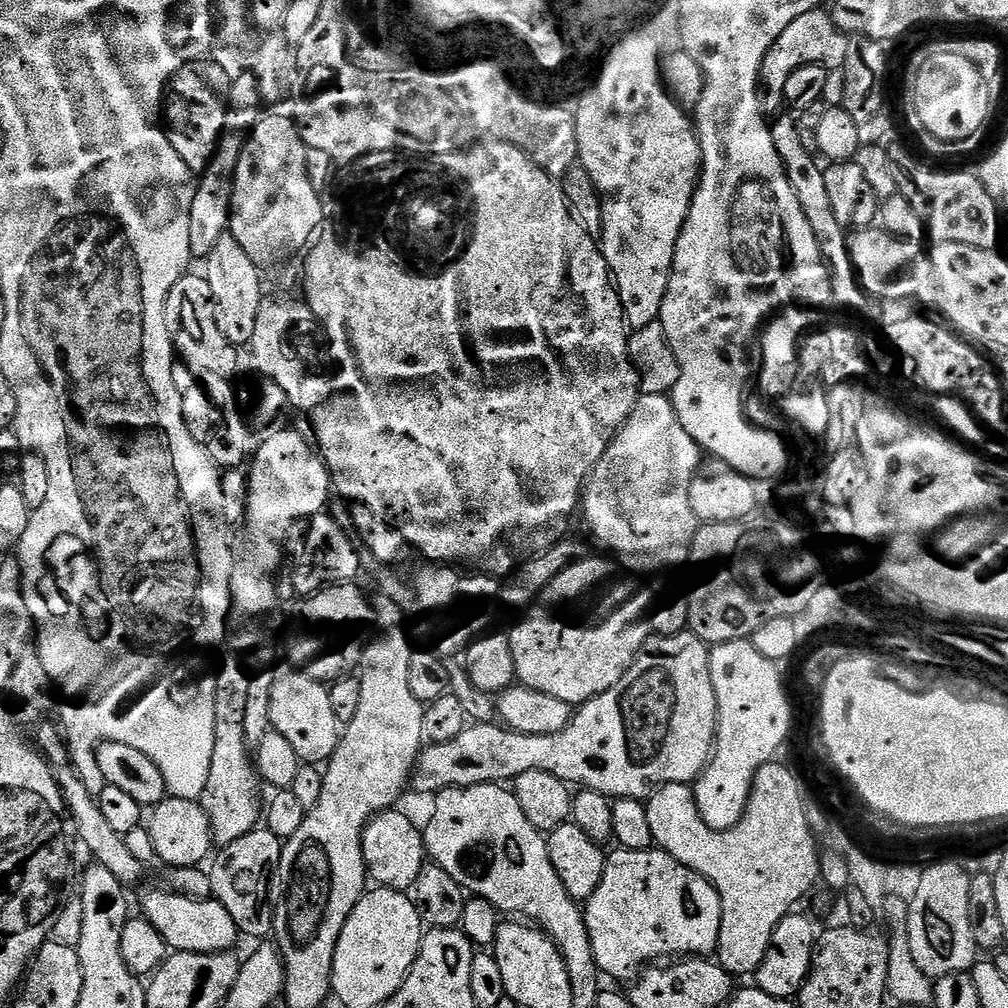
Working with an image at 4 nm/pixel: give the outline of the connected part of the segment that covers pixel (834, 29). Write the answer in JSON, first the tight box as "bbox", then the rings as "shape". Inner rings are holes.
{"bbox":[760,8,850,114],"shape":[[[815,8],[810,10],[810,14],[802,14],[802,18],[794,18],[794,22],[790,22],[790,26],[786,26],[786,30],[782,30],[778,42],[774,42],[774,46],[770,46],[770,50],[762,62],[760,90],[765,113],[776,114],[785,107],[786,81],[790,79],[790,74],[794,74],[794,70],[802,70],[802,66],[811,64],[821,64],[822,67],[829,70],[844,68],[850,55],[848,41],[850,41],[849,34],[835,24],[833,13],[824,8]]]}

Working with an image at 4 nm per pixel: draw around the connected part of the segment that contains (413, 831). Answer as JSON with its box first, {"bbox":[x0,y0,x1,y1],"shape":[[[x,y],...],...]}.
{"bbox":[364,810,426,892],"shape":[[[389,810],[373,816],[372,821],[364,827],[364,864],[368,868],[368,875],[379,887],[393,888],[396,892],[408,892],[415,889],[418,874],[422,874],[426,863],[426,849],[423,831],[401,810]]]}

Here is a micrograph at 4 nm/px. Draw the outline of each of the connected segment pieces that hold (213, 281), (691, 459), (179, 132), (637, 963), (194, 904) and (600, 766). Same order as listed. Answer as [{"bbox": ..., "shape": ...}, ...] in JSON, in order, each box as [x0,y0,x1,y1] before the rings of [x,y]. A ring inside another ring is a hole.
[{"bbox":[206,234,266,346],"shape":[[[225,234],[218,238],[214,250],[206,257],[208,272],[206,279],[210,282],[210,290],[214,293],[218,330],[222,330],[222,338],[226,338],[237,346],[251,345],[254,338],[254,326],[258,319],[258,306],[266,299],[266,292],[260,285],[261,269],[252,261],[250,254],[238,246],[238,238]]]},{"bbox":[582,395,702,576],"shape":[[[641,395],[640,401],[634,406],[634,410],[630,414],[630,418],[620,428],[614,439],[610,442],[610,446],[606,450],[606,454],[602,454],[602,458],[596,464],[591,476],[588,477],[588,483],[585,484],[582,493],[582,516],[584,512],[584,524],[592,531],[592,536],[604,548],[609,548],[613,552],[613,557],[620,556],[619,563],[629,568],[627,571],[632,574],[644,576],[656,576],[659,572],[668,572],[671,568],[685,567],[688,564],[688,555],[692,549],[692,543],[696,537],[696,529],[698,521],[694,510],[690,510],[690,482],[696,477],[696,473],[702,467],[702,450],[694,442],[694,438],[690,438],[690,434],[686,434],[686,430],[682,426],[682,422],[678,422],[678,414],[674,410],[671,399],[668,396],[646,396]]]},{"bbox":[166,58,233,174],"shape":[[[212,58],[194,60],[184,64],[174,74],[166,93],[166,131],[168,141],[178,150],[178,158],[186,162],[193,174],[203,174],[208,163],[214,158],[220,137],[224,134],[228,95],[232,89],[233,77]]]},{"bbox":[582,846,722,982],"shape":[[[655,846],[646,850],[617,847],[615,851],[607,853],[602,882],[598,882],[598,890],[594,890],[594,894],[582,908],[594,962],[600,967],[601,973],[607,979],[609,976],[612,980],[631,982],[646,966],[665,958],[711,957],[718,946],[722,902],[718,890],[714,890],[710,881],[682,866],[682,862],[670,858],[670,854],[661,852]]]},{"bbox":[142,888,238,956],"shape":[[[161,888],[145,894],[142,916],[150,921],[154,930],[158,930],[158,934],[162,934],[169,949],[203,956],[235,949],[238,933],[234,918],[226,914],[226,906],[222,906],[215,898],[196,900],[193,896],[182,896],[179,892]]]},{"bbox":[410,630,718,801],"shape":[[[685,630],[681,636],[657,636],[653,635],[644,643],[644,647],[640,650],[635,662],[622,679],[620,679],[613,688],[606,690],[600,696],[595,696],[592,700],[588,700],[585,704],[579,705],[575,709],[573,718],[567,727],[558,734],[550,736],[531,736],[530,734],[522,734],[521,732],[513,732],[506,726],[499,723],[491,724],[473,723],[465,728],[462,734],[458,734],[458,738],[454,738],[454,742],[446,742],[445,744],[434,744],[425,747],[421,751],[420,759],[416,765],[416,771],[412,774],[410,781],[411,787],[417,788],[420,792],[432,792],[431,794],[439,794],[445,792],[448,788],[469,788],[470,786],[478,786],[479,784],[498,784],[503,785],[505,782],[514,782],[522,774],[530,774],[530,770],[538,770],[542,774],[550,774],[554,778],[558,778],[564,784],[575,786],[580,790],[597,792],[603,796],[617,800],[638,800],[647,801],[656,789],[663,784],[687,784],[700,779],[700,774],[704,767],[708,765],[712,758],[712,750],[716,746],[716,723],[718,722],[718,698],[714,698],[714,682],[710,682],[710,658],[708,653],[709,645],[699,640],[691,631]]]}]

